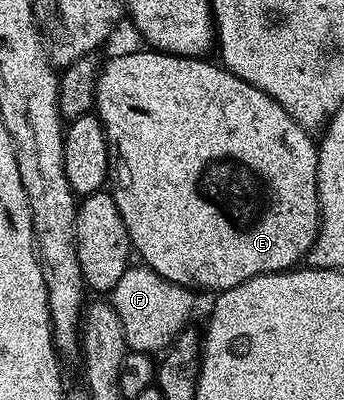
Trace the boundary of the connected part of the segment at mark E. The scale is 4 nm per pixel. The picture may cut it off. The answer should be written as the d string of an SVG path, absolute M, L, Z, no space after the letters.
M142 48L146 50L134 50L131 54L118 54L110 63L103 65L98 72L98 91L94 93L94 104L96 113L103 126L106 127L106 143L110 145L110 160L112 163L112 193L116 200L116 208L120 208L120 216L124 220L124 228L128 228L128 236L130 244L135 255L138 254L141 261L150 270L156 271L164 280L168 280L172 284L180 284L189 288L191 291L199 292L198 290L214 290L213 292L221 292L223 290L231 290L236 288L236 284L244 284L244 280L252 280L261 274L281 274L291 268L297 267L303 261L314 246L314 241L318 238L319 232L319 206L317 196L317 166L318 166L318 149L316 142L310 138L311 131L302 127L290 113L280 104L276 104L276 100L272 100L272 96L268 96L264 92L260 92L260 88L256 88L252 84L248 84L244 80L240 80L229 70L221 65L213 66L210 62L202 62L201 57L184 58L180 54L168 54L153 48Z

